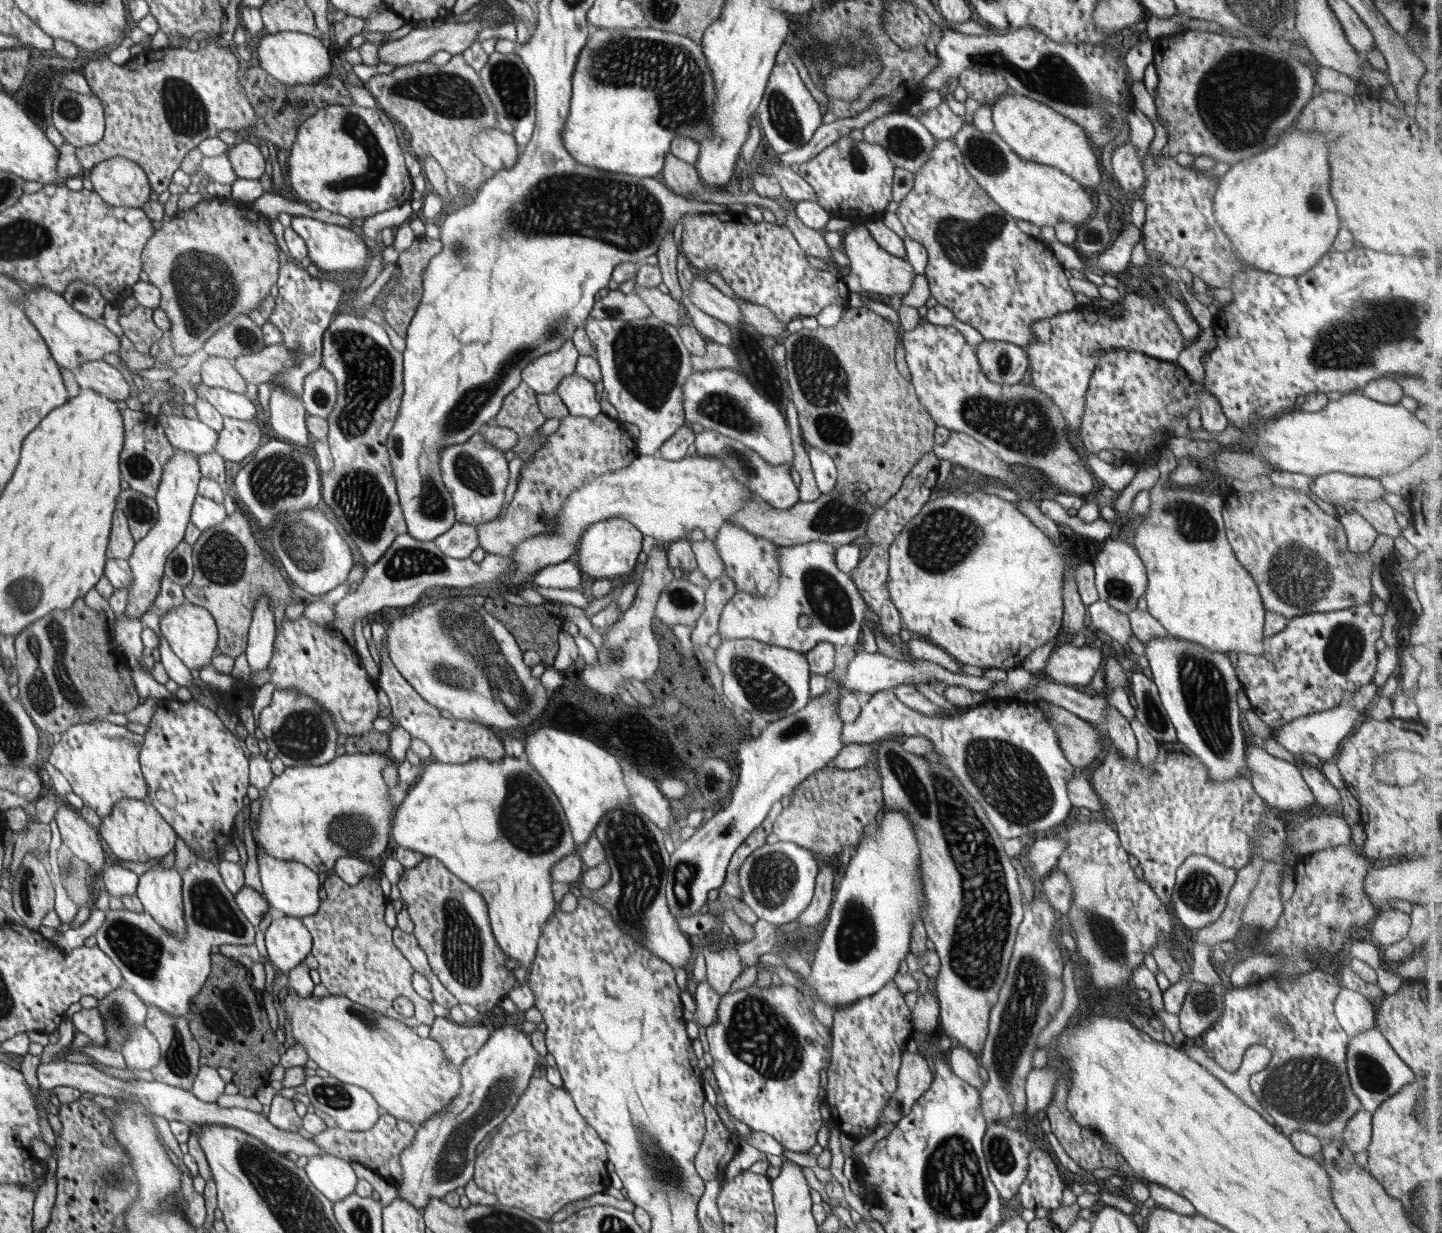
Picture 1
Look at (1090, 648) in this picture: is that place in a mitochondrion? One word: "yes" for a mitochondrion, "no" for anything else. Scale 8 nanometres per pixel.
no

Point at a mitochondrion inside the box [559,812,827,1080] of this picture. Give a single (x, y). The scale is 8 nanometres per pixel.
(772, 877)

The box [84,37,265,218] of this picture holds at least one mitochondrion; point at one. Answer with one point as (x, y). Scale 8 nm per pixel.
(185, 113)

